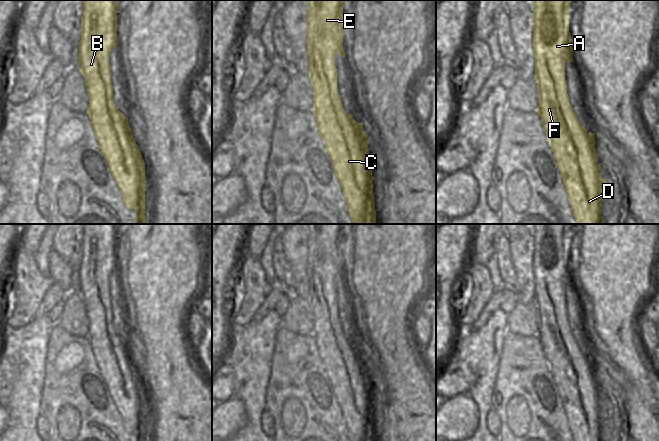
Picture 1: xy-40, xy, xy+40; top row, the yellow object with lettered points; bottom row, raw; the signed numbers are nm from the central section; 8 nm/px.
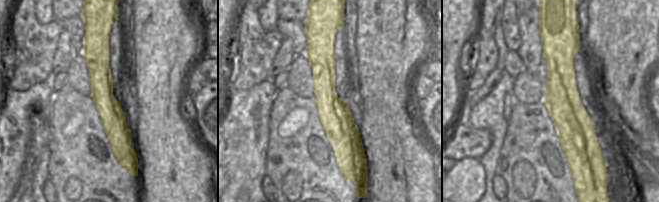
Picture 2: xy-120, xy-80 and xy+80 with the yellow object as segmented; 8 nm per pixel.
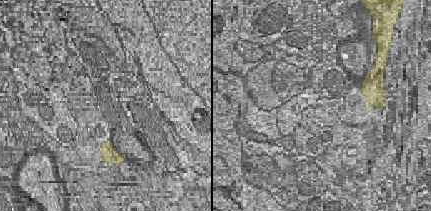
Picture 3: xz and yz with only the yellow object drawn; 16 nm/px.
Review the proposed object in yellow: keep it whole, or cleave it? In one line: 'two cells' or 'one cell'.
one cell

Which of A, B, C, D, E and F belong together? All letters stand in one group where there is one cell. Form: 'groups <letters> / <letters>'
groups A B C D E F

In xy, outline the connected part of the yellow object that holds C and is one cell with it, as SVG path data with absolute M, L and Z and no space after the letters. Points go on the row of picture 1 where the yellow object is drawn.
M306 0L309 4L309 10L307 12L307 54L309 56L309 78L311 79L311 84L313 86L313 114L317 122L317 128L319 134L325 144L325 148L331 158L337 180L341 184L345 200L347 202L347 208L349 210L349 216L353 224L376 224L376 210L375 210L375 198L373 194L373 176L372 176L372 162L369 155L369 141L367 140L367 135L363 130L363 124L357 123L351 114L347 114L343 108L339 92L337 90L337 68L335 66L335 54L338 53L341 57L345 57L343 49L343 35L345 29L343 28L343 6L345 5L345 0Z

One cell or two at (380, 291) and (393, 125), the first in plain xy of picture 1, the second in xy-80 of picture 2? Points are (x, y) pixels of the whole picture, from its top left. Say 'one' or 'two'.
one

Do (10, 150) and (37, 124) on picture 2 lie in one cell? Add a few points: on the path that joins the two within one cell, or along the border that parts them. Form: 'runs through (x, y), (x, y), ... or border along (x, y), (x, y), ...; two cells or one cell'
border along (34, 108), (29, 119), (26, 154); two cells

